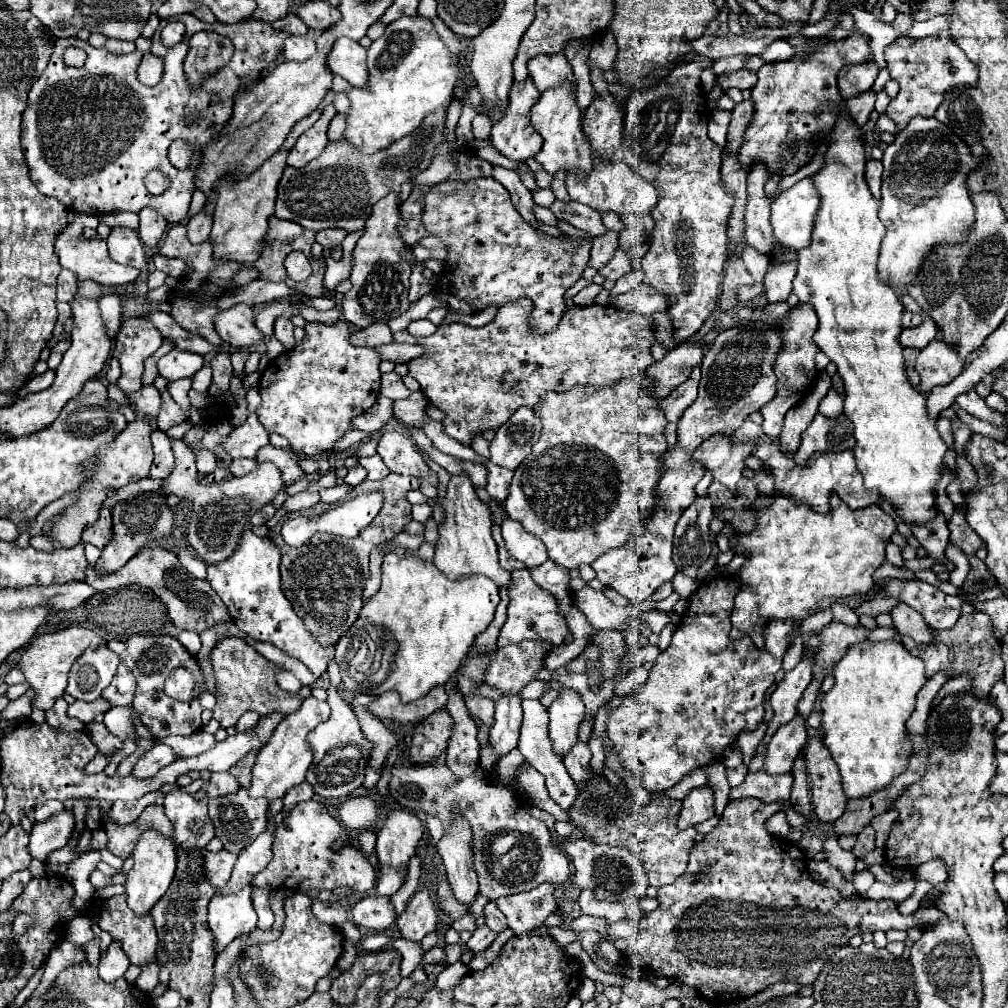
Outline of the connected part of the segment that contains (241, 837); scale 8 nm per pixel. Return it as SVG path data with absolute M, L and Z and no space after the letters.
M240 789L238 793L230 793L224 797L208 797L208 811L210 811L210 819L214 823L216 829L216 837L224 843L224 849L232 851L232 853L240 853L246 845L250 845L264 829L266 829L266 821L264 821L264 813L268 807L266 799L254 799L248 795L248 789Z

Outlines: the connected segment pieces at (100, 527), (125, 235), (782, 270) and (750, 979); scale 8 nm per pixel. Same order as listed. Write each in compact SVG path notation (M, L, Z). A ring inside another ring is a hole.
M102 509L100 511L100 517L94 525L88 525L84 531L82 531L82 541L84 543L92 543L96 545L98 549L104 549L104 545L110 541L112 537L112 517L110 517L110 509Z
M120 225L112 227L108 235L108 251L110 251L110 257L120 265L142 269L148 263L144 245L138 233L130 227L120 227Z
M776 263L764 277L764 293L770 303L786 301L792 293L792 279L796 275L796 263Z
M754 797L736 799L726 805L720 823L690 851L686 887L678 889L674 885L670 891L662 889L658 911L646 913L646 917L638 921L636 941L626 953L628 963L650 973L660 973L666 979L686 983L698 989L708 1003L724 1007L784 979L800 985L814 983L824 963L856 933L922 927L914 915L900 915L896 903L890 899L842 899L838 889L816 883L810 873L806 877L804 851L782 837L774 837L772 841L772 835L764 827L764 821L776 811L780 811L778 803L766 805ZM706 863L712 863L710 873L694 883L696 873Z

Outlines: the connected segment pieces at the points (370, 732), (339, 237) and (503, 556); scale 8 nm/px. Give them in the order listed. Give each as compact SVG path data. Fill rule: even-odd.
M352 703L352 709L354 709L354 713L356 713L356 717L358 717L360 725L362 725L364 735L374 743L372 757L368 759L368 765L380 769L380 767L384 765L384 759L386 759L388 749L394 745L396 739L394 739L394 735L384 727L384 723L382 723L378 717L370 715L368 707L364 707L364 705L354 705L354 703Z
M322 229L322 231L316 233L316 243L320 243L322 247L326 247L330 251L330 247L340 245L346 235L348 233L342 231L342 229Z
M492 525L492 535L494 535L494 541L496 541L496 545L498 545L498 557L500 557L502 569L506 569L506 571L524 569L524 565L508 553L508 549L506 549L506 545L504 545L504 539L502 539L502 535L500 535L500 525Z

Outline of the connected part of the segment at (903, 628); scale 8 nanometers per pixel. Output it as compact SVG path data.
M900 603L890 611L890 615L892 615L894 627L898 629L900 635L908 635L922 645L928 645L932 641L930 629L928 629L924 617L916 609L908 607L906 603Z

